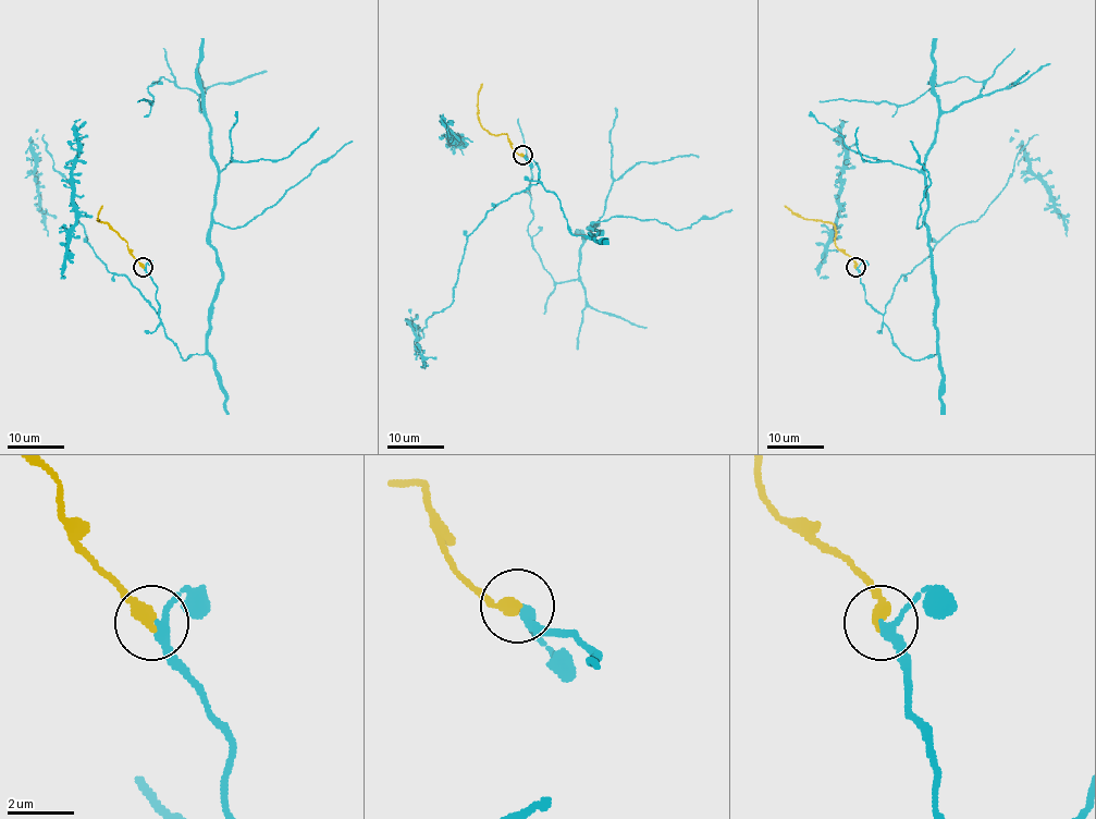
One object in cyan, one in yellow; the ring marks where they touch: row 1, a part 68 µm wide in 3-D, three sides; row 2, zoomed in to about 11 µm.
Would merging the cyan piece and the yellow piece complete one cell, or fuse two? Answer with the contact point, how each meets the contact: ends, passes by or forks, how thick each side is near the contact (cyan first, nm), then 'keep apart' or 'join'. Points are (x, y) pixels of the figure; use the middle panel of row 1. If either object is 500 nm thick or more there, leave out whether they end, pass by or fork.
place (522, 155); cyan passes by; yellow ends; calibres 240 and 360 nm; join

